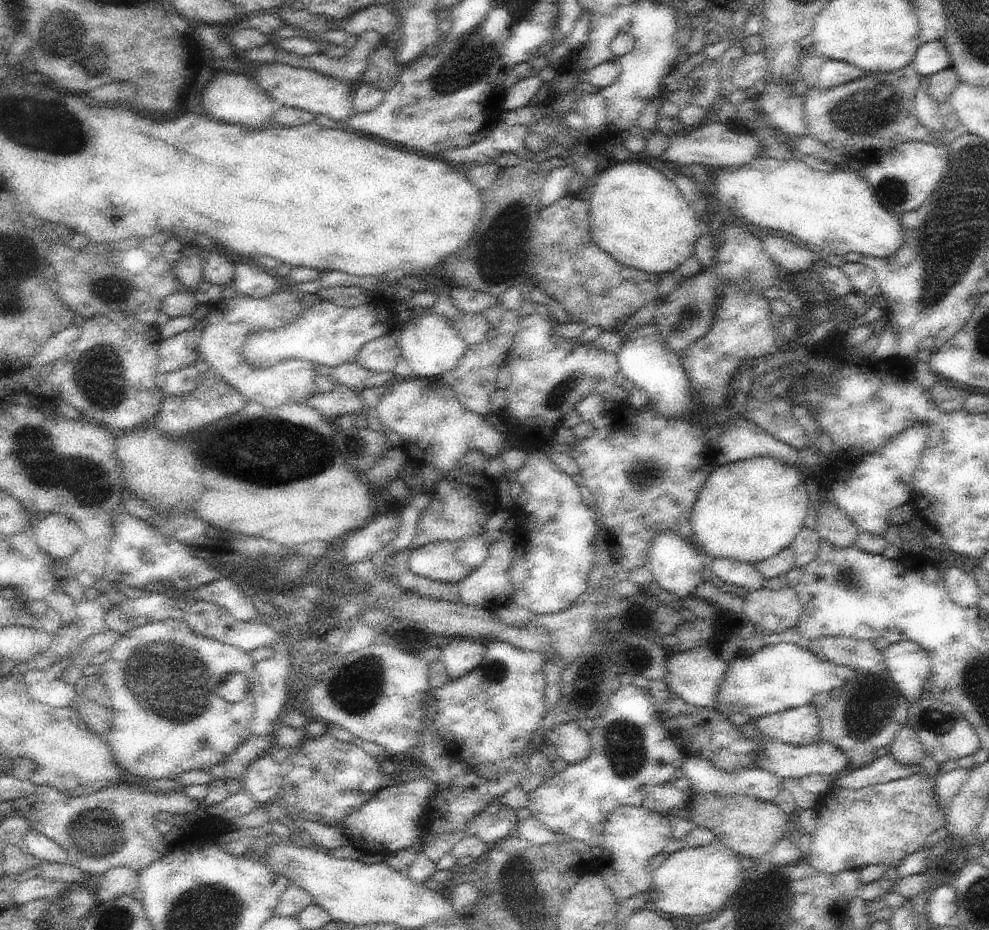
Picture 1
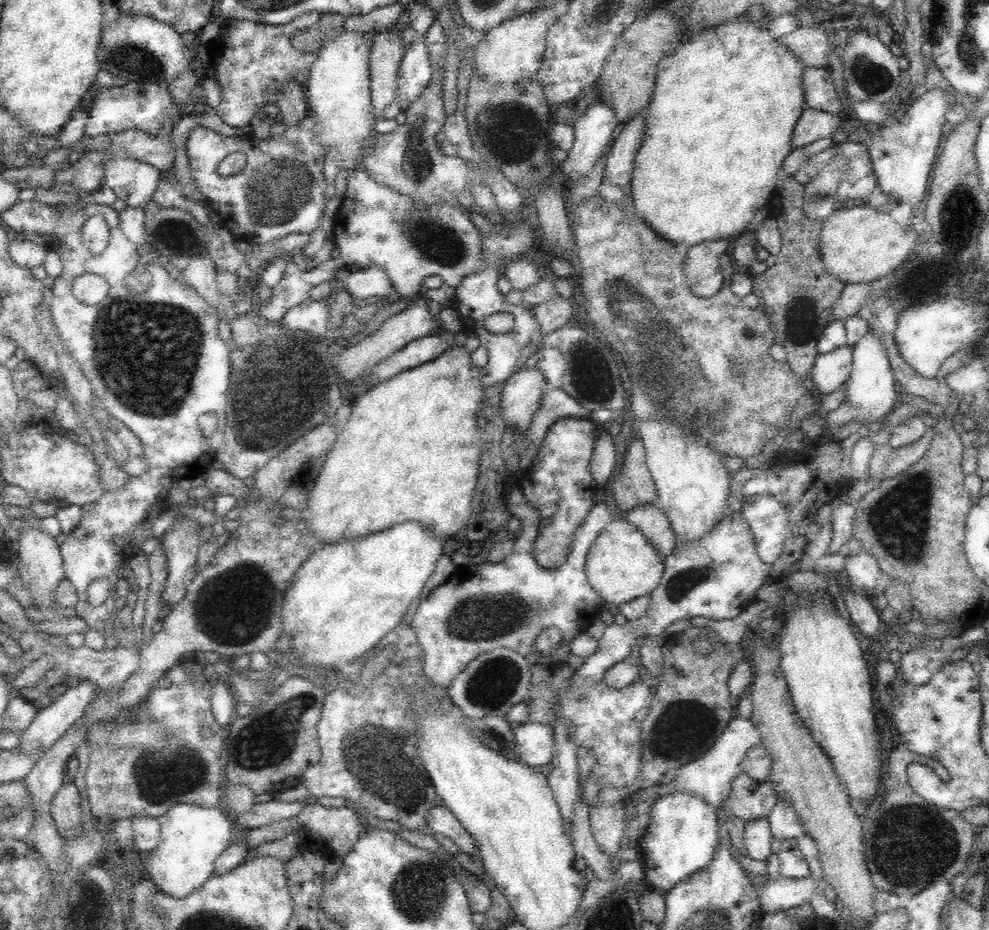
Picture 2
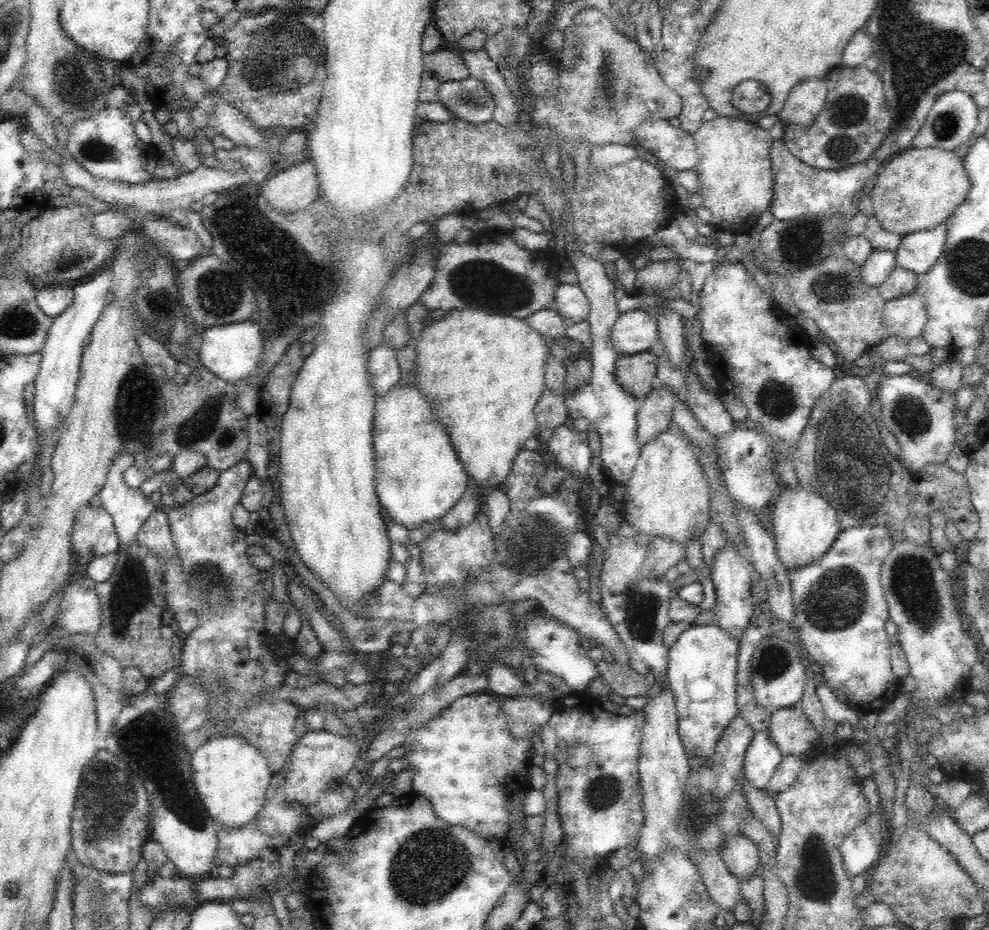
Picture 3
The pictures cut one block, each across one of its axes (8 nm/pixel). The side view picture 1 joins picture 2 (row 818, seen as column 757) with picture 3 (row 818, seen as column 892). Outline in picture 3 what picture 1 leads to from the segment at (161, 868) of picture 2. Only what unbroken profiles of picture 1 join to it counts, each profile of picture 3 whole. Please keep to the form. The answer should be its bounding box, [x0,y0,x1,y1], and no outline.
[192,736,274,828]

